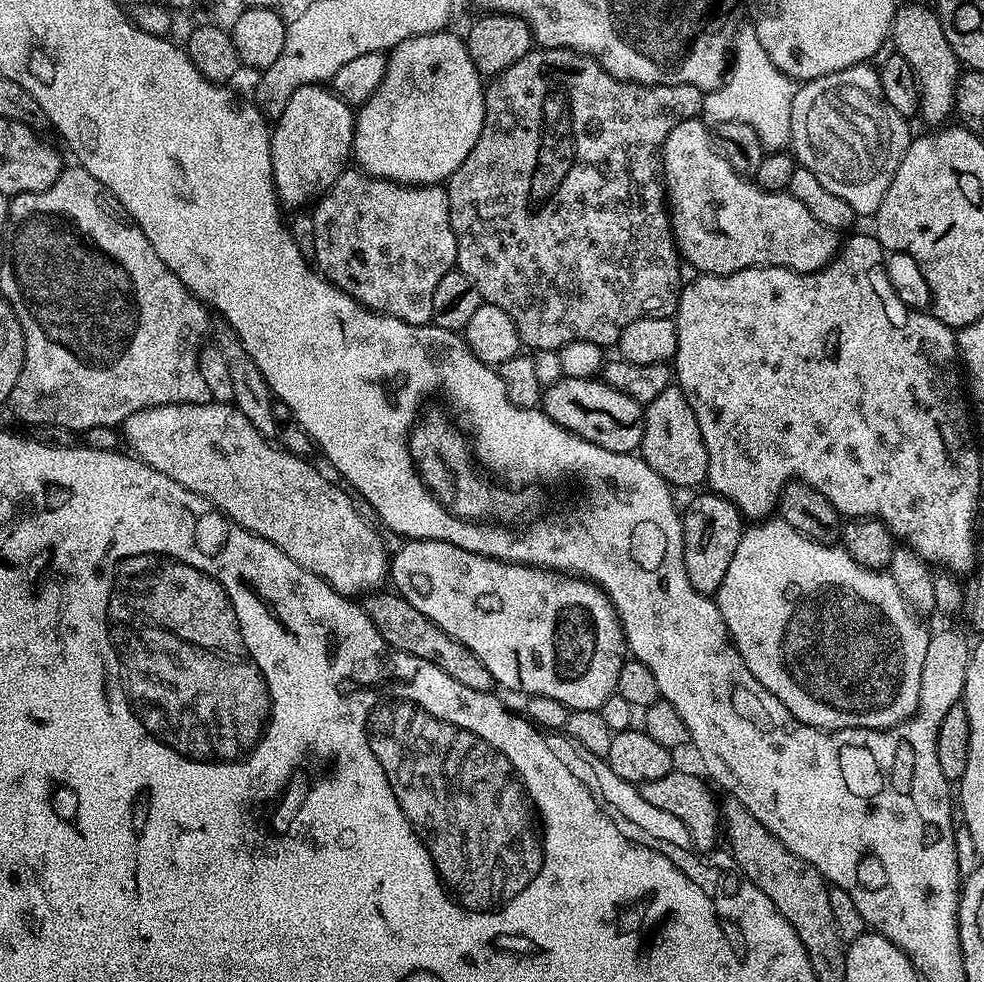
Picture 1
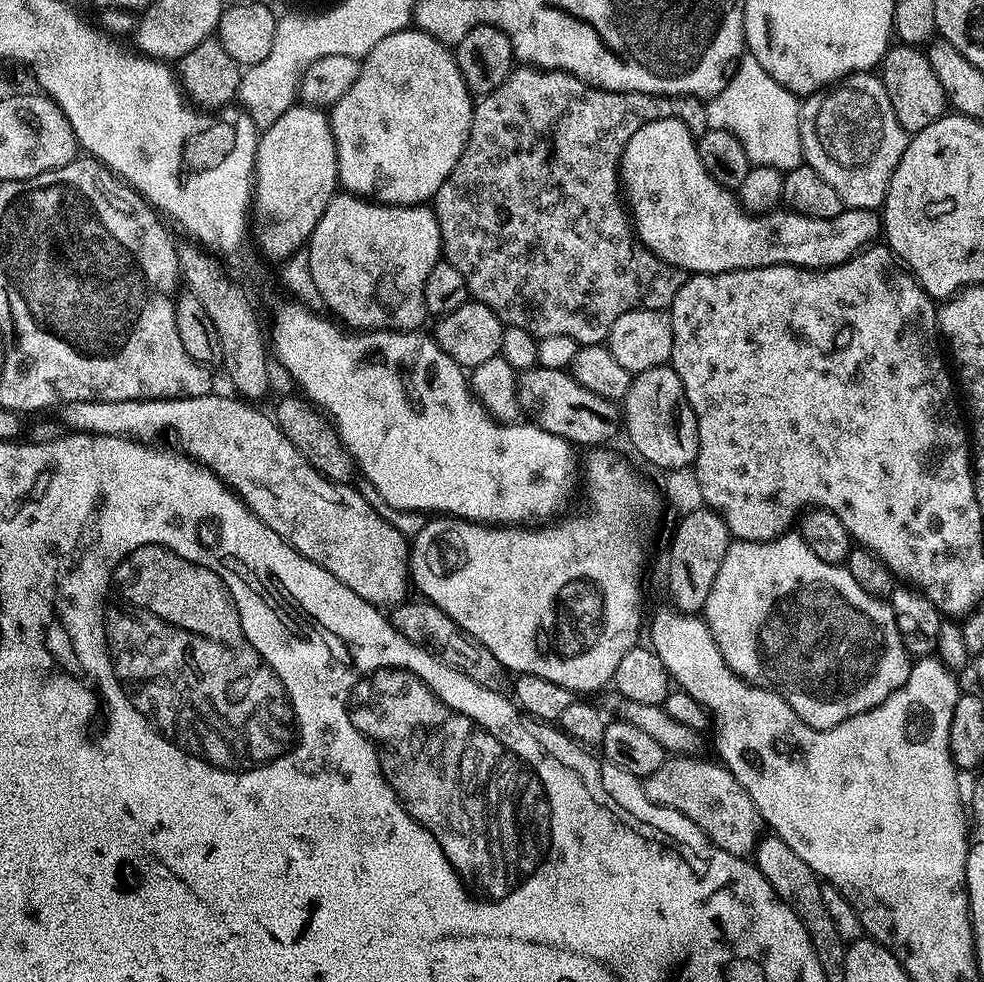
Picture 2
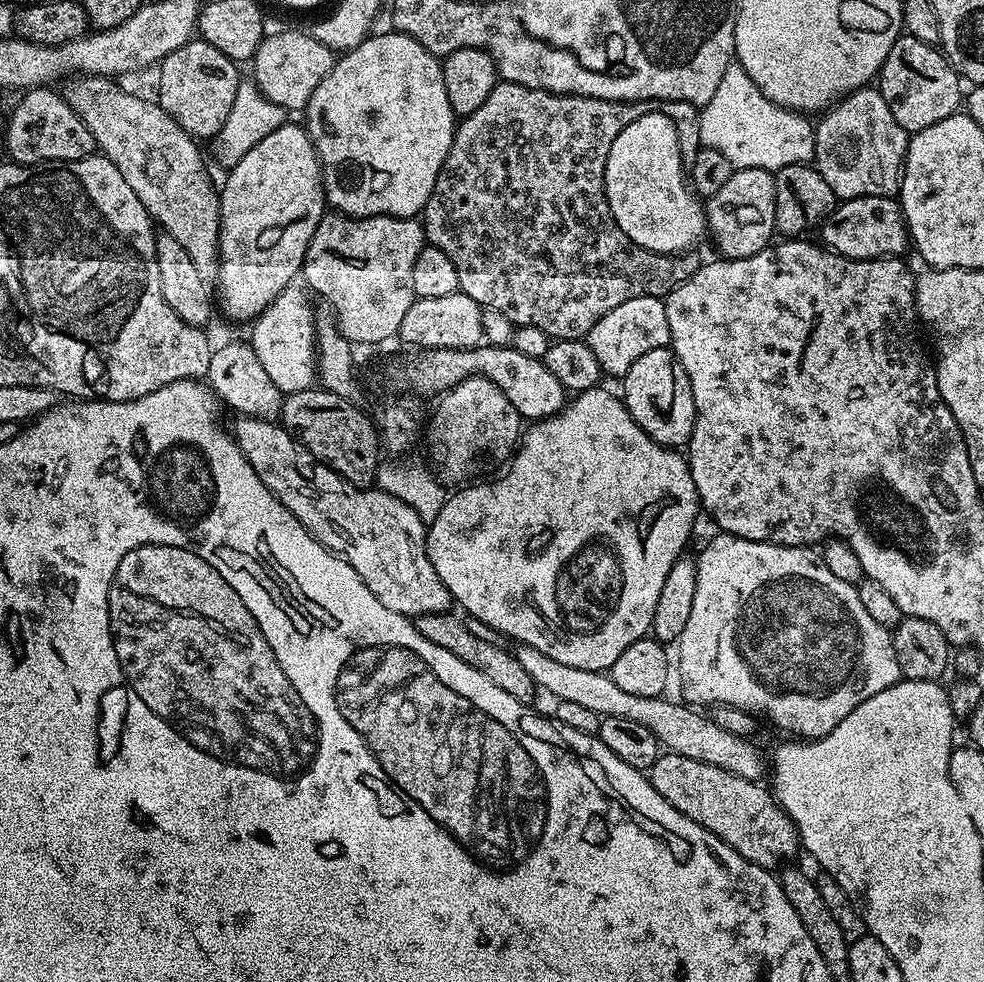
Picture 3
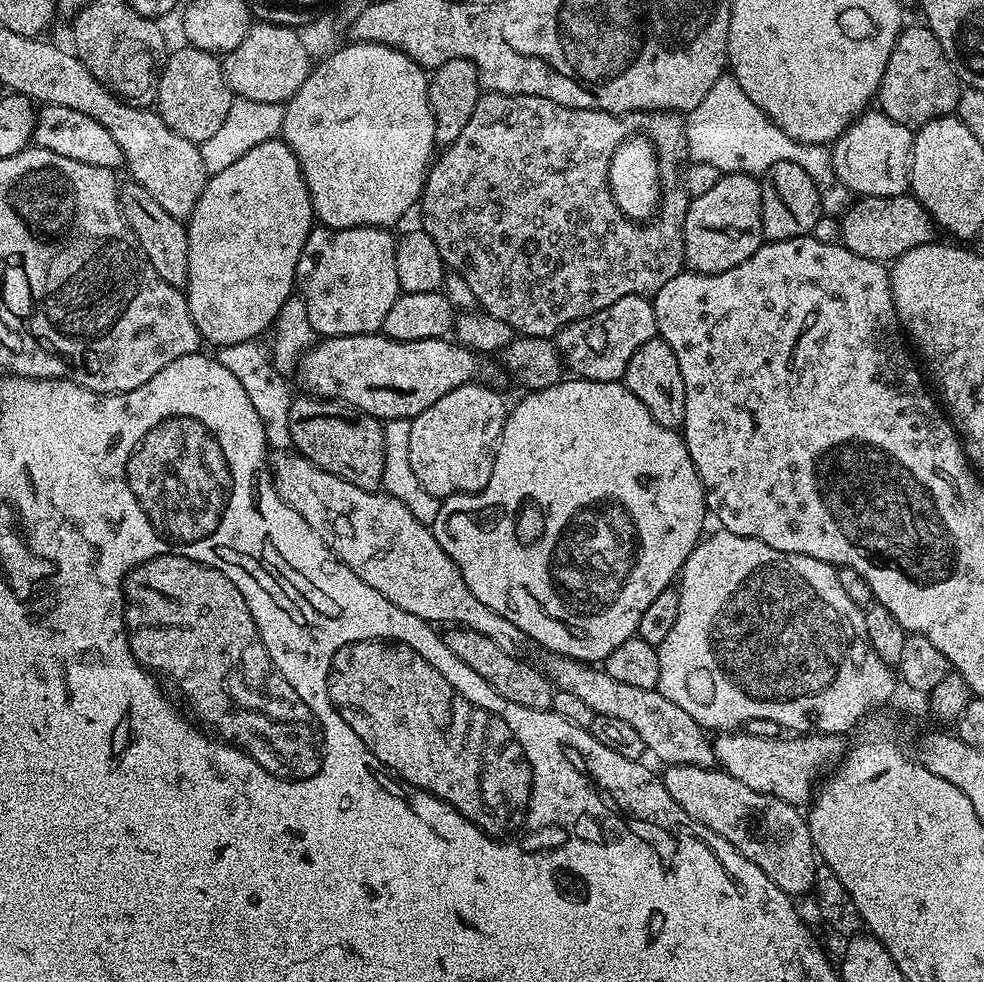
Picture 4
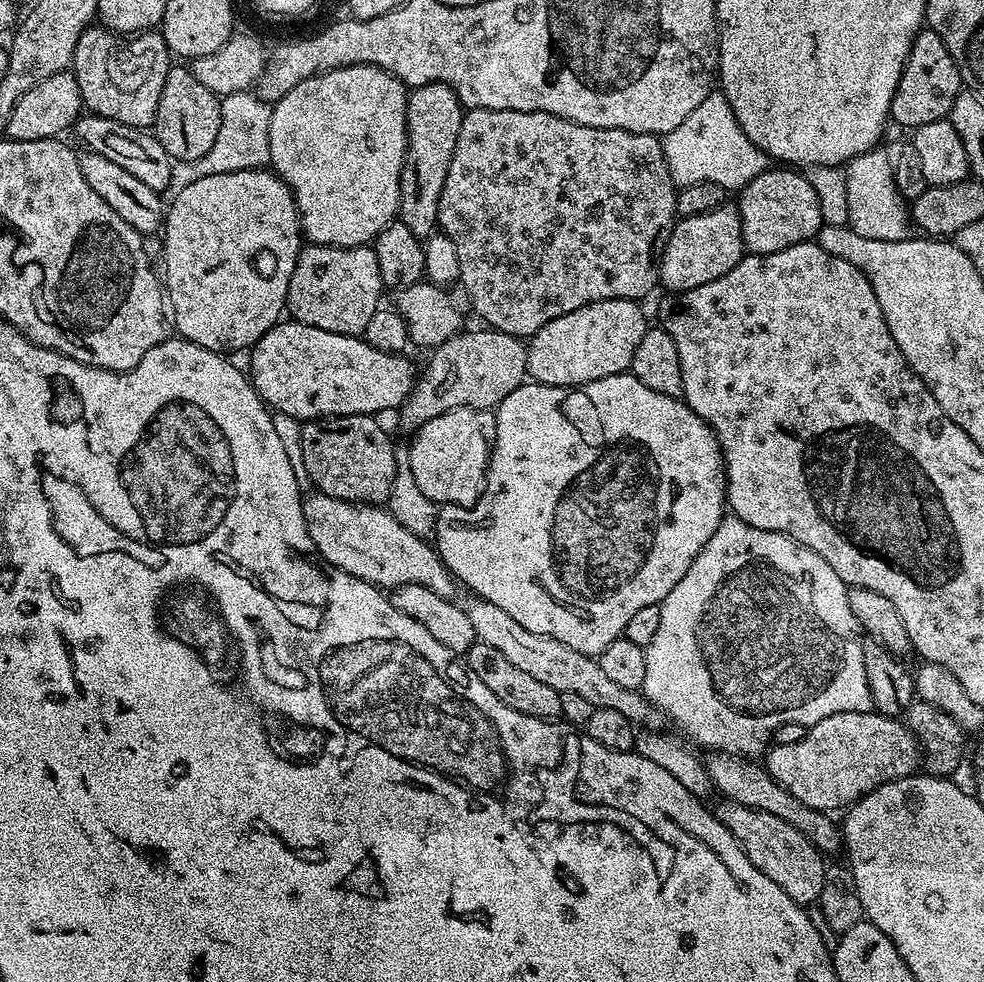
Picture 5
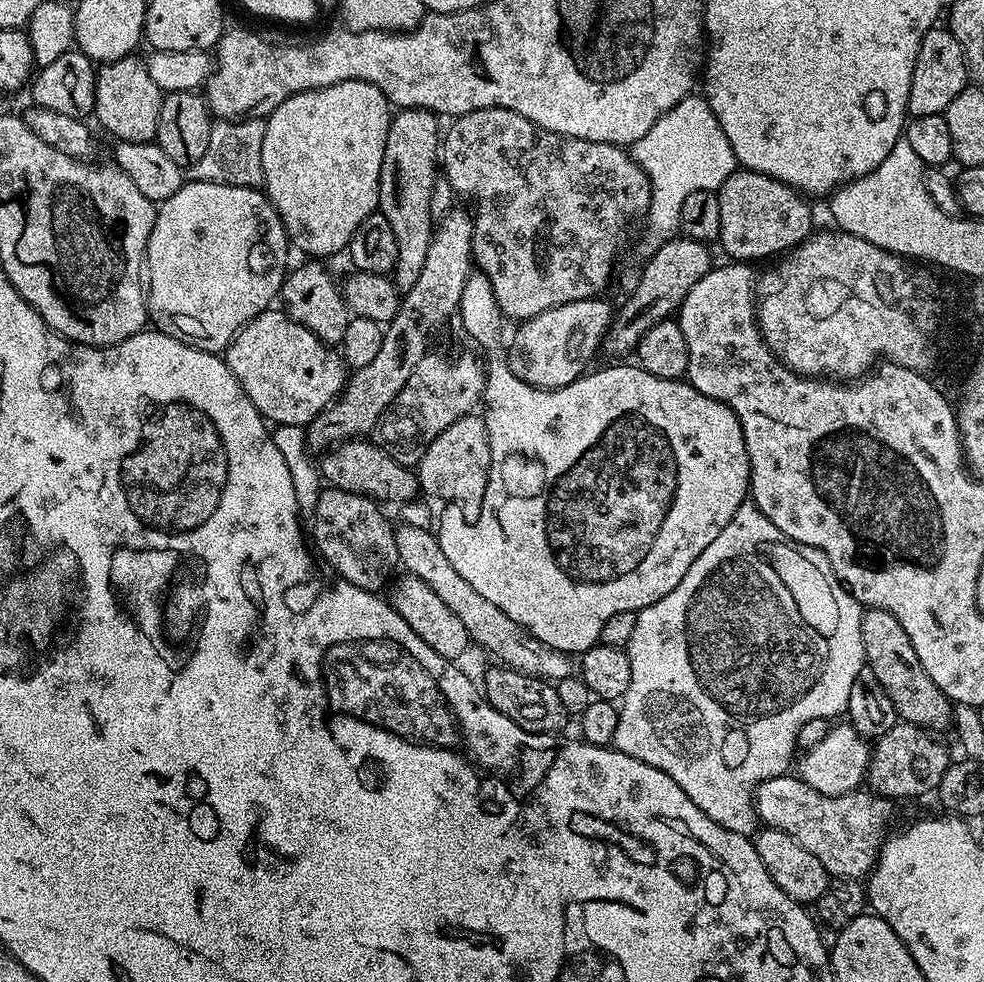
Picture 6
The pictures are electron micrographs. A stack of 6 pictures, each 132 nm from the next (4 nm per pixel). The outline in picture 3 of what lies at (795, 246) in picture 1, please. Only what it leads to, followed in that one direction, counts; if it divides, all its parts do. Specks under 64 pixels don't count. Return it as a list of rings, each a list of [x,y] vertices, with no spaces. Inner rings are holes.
[[[661,112],[646,114],[630,122],[630,126],[626,126],[626,130],[622,130],[618,138],[614,138],[614,146],[610,146],[610,154],[606,158],[604,196],[608,199],[610,214],[614,214],[614,222],[618,222],[622,234],[626,234],[630,242],[646,250],[663,256],[688,254],[700,239],[705,239],[704,204],[690,187],[686,175],[686,160],[678,142],[678,130],[674,122],[666,118],[666,114]],[[863,196],[837,203],[831,216],[821,223],[818,235],[831,251],[851,260],[896,258],[910,244],[908,226],[904,223],[904,211],[890,196]]]

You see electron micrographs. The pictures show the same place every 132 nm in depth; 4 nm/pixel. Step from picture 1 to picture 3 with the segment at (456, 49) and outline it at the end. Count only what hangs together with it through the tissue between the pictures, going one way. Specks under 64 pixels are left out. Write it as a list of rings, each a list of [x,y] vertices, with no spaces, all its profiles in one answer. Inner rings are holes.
[[[395,30],[387,31],[388,32],[382,33],[381,36],[376,36],[377,34],[369,35],[368,39],[363,40],[362,43],[358,46],[347,49],[347,51],[345,51],[343,55],[341,55],[344,57],[342,57],[341,60],[339,57],[339,59],[337,59],[335,63],[333,63],[330,74],[326,74],[326,78],[324,78],[322,82],[318,84],[318,90],[314,92],[314,94],[310,98],[308,107],[303,109],[302,112],[302,117],[304,116],[304,120],[302,119],[303,127],[306,129],[308,137],[312,139],[312,145],[314,146],[314,150],[316,151],[316,157],[320,159],[320,174],[324,178],[324,199],[326,201],[327,207],[345,216],[407,216],[409,218],[419,217],[421,213],[423,213],[426,202],[430,198],[430,194],[434,190],[434,182],[438,182],[438,174],[442,170],[442,162],[446,162],[446,154],[450,154],[450,146],[452,145],[454,134],[456,133],[458,117],[456,113],[452,111],[452,107],[450,106],[450,98],[446,94],[446,82],[444,81],[444,69],[442,67],[441,61],[437,59],[437,57],[431,56],[431,54],[428,53],[428,51],[426,51],[421,44],[414,42],[414,38],[405,36],[403,32],[397,32]]]

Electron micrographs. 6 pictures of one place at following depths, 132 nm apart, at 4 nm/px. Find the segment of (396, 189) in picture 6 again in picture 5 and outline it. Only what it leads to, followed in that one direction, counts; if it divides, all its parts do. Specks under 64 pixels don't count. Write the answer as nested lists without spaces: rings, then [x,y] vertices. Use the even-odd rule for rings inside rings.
[[[427,84],[408,93],[408,145],[400,175],[398,218],[418,237],[427,238],[437,231],[438,198],[458,146],[458,130],[462,130],[464,113],[458,94],[449,84]]]

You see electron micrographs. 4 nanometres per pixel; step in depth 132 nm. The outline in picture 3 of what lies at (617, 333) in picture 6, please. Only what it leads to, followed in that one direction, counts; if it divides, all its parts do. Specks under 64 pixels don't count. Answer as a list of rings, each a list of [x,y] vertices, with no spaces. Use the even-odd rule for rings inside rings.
[[[737,168],[718,194],[707,197],[704,204],[706,232],[716,243],[721,257],[726,260],[746,258],[769,247],[776,232],[774,218],[774,190],[776,177],[764,168]]]

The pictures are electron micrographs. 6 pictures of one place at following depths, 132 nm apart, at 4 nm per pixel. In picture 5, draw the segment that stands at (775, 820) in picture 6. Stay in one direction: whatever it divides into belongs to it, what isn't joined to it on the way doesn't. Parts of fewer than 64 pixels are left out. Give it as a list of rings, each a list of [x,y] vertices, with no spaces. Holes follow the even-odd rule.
[[[712,754],[706,760],[706,775],[713,789],[717,788],[721,792],[721,797],[731,798],[735,803],[747,808],[757,808],[763,812],[774,814],[774,818],[782,818],[782,822],[790,822],[812,845],[819,848],[821,853],[841,851],[842,832],[839,827],[832,825],[833,817],[827,812],[816,812],[812,808],[807,808],[805,804],[800,804],[794,794],[790,794],[778,781],[773,780],[768,775],[767,767],[760,768],[748,758],[737,758],[727,754]]]

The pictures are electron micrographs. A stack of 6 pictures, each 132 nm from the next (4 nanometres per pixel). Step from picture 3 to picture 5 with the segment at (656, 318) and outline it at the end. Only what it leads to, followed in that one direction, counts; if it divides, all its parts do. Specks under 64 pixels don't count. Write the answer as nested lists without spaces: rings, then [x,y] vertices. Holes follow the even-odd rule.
[[[599,300],[590,302],[578,310],[570,310],[570,314],[554,318],[554,322],[546,322],[546,326],[542,326],[542,330],[533,334],[526,344],[528,376],[537,384],[570,389],[607,376],[617,376],[619,372],[628,372],[632,366],[634,350],[638,350],[642,334],[646,334],[650,327],[650,321],[644,317],[640,307],[641,305],[634,300]]]

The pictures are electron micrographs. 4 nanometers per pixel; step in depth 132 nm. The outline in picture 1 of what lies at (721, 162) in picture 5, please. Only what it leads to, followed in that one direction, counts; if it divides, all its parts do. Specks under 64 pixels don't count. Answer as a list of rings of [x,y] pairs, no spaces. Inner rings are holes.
[[[741,31],[734,41],[734,63],[724,83],[705,95],[702,116],[712,126],[718,122],[746,122],[758,134],[765,149],[784,150],[792,143],[790,110],[796,89],[792,77],[770,62],[770,54],[762,50],[755,31]]]

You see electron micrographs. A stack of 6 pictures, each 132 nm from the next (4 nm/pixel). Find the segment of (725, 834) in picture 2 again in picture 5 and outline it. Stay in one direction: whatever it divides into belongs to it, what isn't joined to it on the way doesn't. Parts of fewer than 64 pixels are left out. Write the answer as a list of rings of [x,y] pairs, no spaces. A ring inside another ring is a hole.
[[[735,802],[720,803],[724,804],[715,805],[714,808],[716,817],[722,822],[722,826],[726,826],[730,830],[730,834],[734,834],[734,838],[742,846],[746,858],[750,858],[750,862],[754,862],[754,866],[758,866],[758,870],[762,870],[762,874],[766,874],[766,878],[770,878],[770,882],[778,882],[778,886],[782,886],[782,890],[786,890],[786,894],[790,894],[790,898],[794,898],[794,902],[805,906],[815,905],[822,894],[826,867],[825,857],[820,849],[808,841],[806,834],[802,834],[802,830],[790,826],[790,822],[782,822],[782,818],[774,818],[774,814],[757,808],[747,808]]]

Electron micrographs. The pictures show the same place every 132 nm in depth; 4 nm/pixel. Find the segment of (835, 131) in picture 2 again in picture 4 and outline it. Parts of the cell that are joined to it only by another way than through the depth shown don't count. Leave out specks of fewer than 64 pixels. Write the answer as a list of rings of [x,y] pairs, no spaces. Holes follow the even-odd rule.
[[[865,111],[831,145],[832,165],[838,178],[860,198],[905,195],[912,174],[913,135],[913,129],[890,120],[885,112]]]

